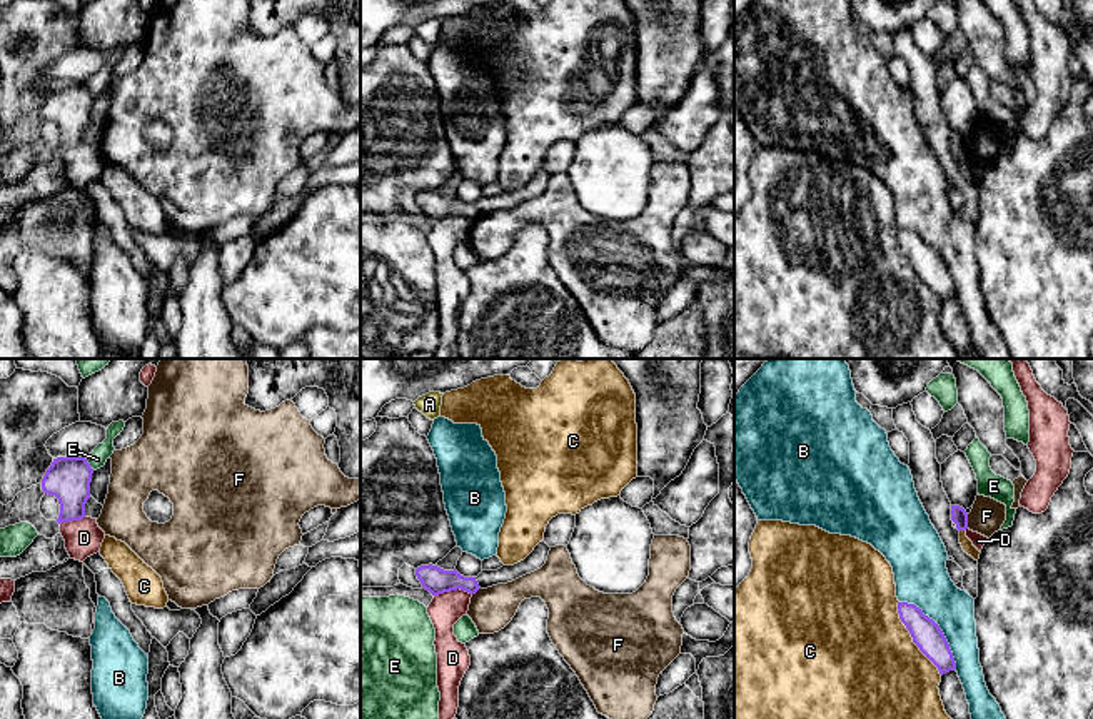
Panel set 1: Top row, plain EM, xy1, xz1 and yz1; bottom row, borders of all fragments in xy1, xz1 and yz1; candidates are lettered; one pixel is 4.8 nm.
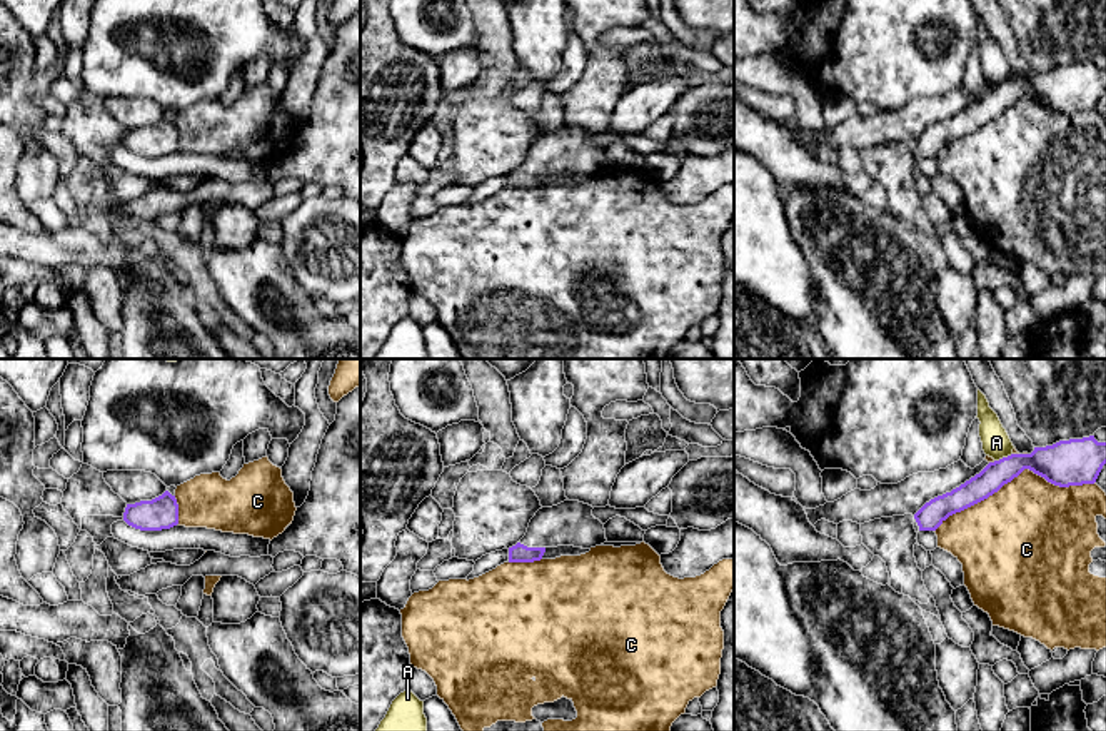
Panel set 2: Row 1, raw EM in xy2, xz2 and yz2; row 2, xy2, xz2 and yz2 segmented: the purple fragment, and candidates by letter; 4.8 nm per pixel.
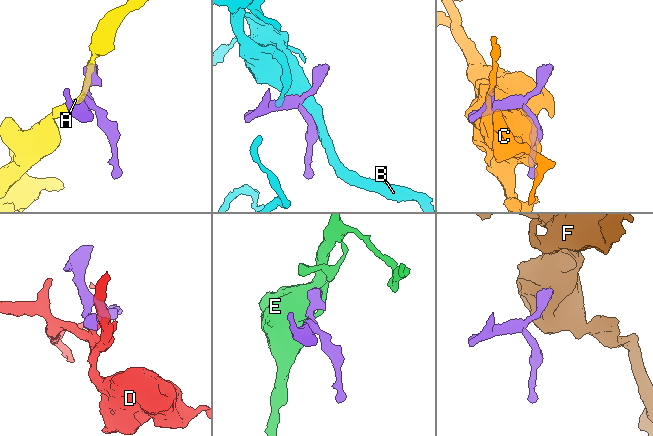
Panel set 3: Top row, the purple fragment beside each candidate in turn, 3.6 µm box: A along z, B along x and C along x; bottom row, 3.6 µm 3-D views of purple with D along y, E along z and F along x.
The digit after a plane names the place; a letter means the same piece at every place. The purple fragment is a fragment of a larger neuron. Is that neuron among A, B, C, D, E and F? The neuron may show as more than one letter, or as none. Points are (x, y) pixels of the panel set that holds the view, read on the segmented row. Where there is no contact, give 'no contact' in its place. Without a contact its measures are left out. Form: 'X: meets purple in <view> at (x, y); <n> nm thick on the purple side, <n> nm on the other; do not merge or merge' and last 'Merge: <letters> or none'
A: meets purple in yz2 at (1003, 458); 180 nm thick on the purple side, 140 nm on the other; do not merge
B: meets purple in yz1 at (940, 629); 140 nm thick on the purple side, 240 nm on the other; do not merge
C: meets purple in yz2 at (1015, 476); 220 nm thick on the purple side, 460 nm on the other; do not merge
D: meets purple in xz1 at (453, 589); 130 nm thick on the purple side, 160 nm on the other; do not merge
E: meets purple in xy1 at (89, 464); 220 nm thick on the purple side, 90 nm on the other; do not merge
F: meets purple in yz1 at (967, 521); 80 nm thick on the purple side, 160 nm on the other; do not merge
Merge: none

